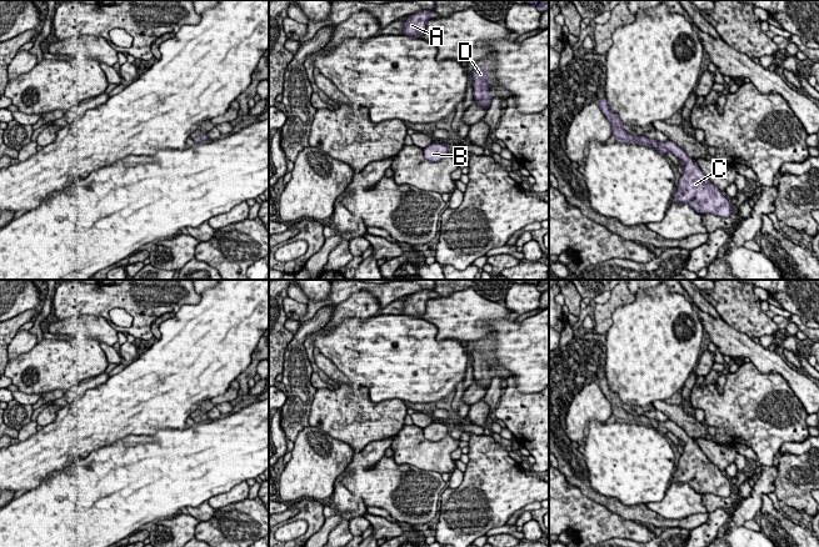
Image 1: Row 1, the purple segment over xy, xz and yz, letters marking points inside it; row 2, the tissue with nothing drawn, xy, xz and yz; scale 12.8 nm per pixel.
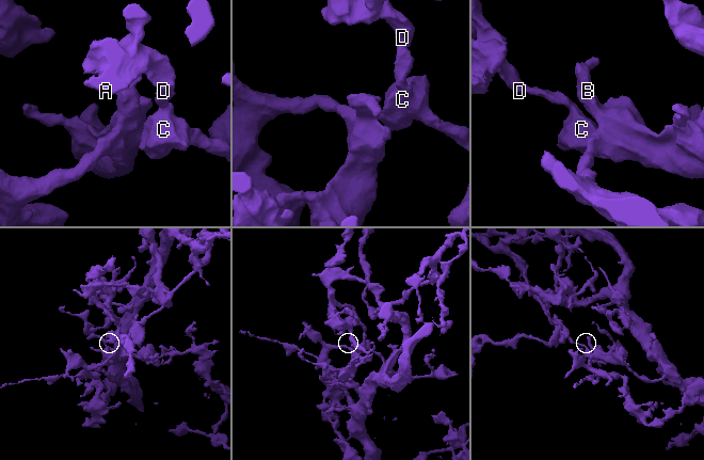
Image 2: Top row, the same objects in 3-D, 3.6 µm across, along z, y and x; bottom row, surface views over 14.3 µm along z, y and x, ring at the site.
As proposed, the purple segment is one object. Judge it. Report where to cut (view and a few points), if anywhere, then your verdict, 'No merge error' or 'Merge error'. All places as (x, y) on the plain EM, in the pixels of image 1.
No split. No merge error

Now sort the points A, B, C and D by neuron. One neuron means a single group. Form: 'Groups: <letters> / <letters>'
Groups: A B C D

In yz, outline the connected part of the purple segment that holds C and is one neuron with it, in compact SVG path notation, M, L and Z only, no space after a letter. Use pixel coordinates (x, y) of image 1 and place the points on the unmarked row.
M605 377L596 381L606 400L611 403L613 420L641 423L651 426L658 432L666 435L671 432L685 445L680 455L678 468L673 475L674 482L685 482L698 493L714 493L720 497L730 497L730 478L725 477L714 465L698 443L675 422L668 420L660 422L648 418L645 415L631 415L623 408L623 402L616 392L613 392Z

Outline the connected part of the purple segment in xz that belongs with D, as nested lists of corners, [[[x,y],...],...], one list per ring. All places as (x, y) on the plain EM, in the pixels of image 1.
[[[481,343],[476,345],[473,351],[473,358],[475,361],[473,371],[474,382],[480,383],[488,391],[493,380],[490,371],[486,368],[490,365],[490,355],[488,348]]]

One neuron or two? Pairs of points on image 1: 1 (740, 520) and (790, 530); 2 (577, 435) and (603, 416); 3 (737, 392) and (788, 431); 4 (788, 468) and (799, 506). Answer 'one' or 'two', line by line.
1: two
2: one
3: one
4: one

